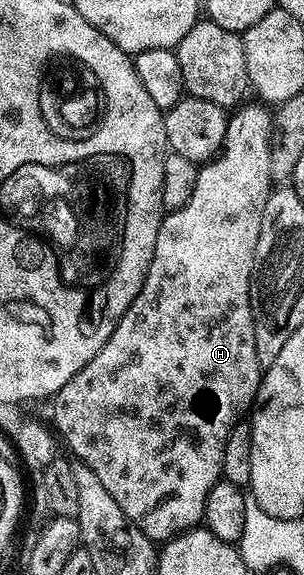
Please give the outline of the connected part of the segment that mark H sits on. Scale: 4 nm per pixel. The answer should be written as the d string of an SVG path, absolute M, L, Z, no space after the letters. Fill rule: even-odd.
M243 103L233 109L232 115L226 121L222 147L218 149L216 156L199 167L196 184L192 186L192 196L175 212L166 212L163 215L162 225L156 234L156 250L152 254L152 262L148 266L144 286L140 286L140 294L136 294L132 306L128 306L116 330L112 330L108 342L104 342L96 358L92 358L92 362L88 362L88 366L84 366L76 373L52 398L55 424L53 427L64 441L65 447L67 444L74 451L73 459L93 470L96 478L100 478L100 483L107 488L108 494L112 494L112 498L120 502L120 510L124 510L124 514L128 514L128 518L137 524L139 530L155 542L165 542L203 523L202 515L208 494L212 486L216 486L222 479L224 442L228 442L228 434L232 426L251 411L254 397L258 395L258 387L262 384L263 369L259 368L256 358L254 315L250 305L250 275L254 272L256 242L260 238L262 211L265 210L272 191L270 133L274 131L274 121L271 109L265 103L257 103Z

